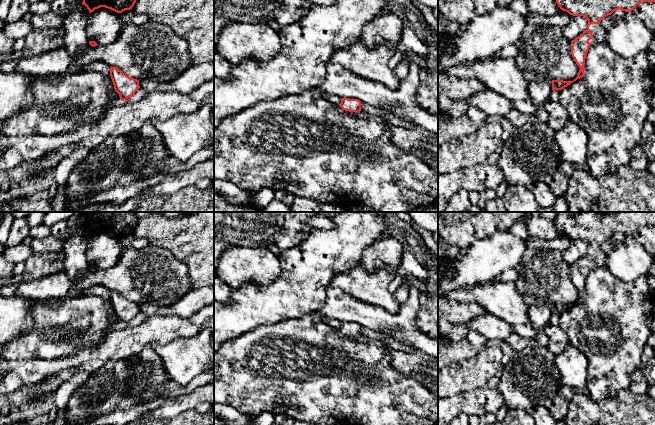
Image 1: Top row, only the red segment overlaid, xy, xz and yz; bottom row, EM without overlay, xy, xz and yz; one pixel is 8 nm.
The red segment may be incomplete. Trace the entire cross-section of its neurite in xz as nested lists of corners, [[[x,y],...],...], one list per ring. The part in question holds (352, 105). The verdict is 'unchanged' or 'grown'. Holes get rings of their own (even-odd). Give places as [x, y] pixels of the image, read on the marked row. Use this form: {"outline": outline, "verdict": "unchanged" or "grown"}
{"outline": [[[342,98],[339,106],[349,112],[360,112],[361,111],[361,101],[358,99]]], "verdict": "unchanged"}

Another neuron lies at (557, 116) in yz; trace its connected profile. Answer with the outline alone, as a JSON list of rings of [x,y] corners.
[[[549,99],[545,103],[545,109],[548,114],[547,123],[555,132],[561,129],[569,120],[569,116],[560,102]]]

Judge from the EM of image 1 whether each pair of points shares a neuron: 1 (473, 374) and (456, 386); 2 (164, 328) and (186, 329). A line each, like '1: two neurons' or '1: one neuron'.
1: one neuron
2: one neuron

